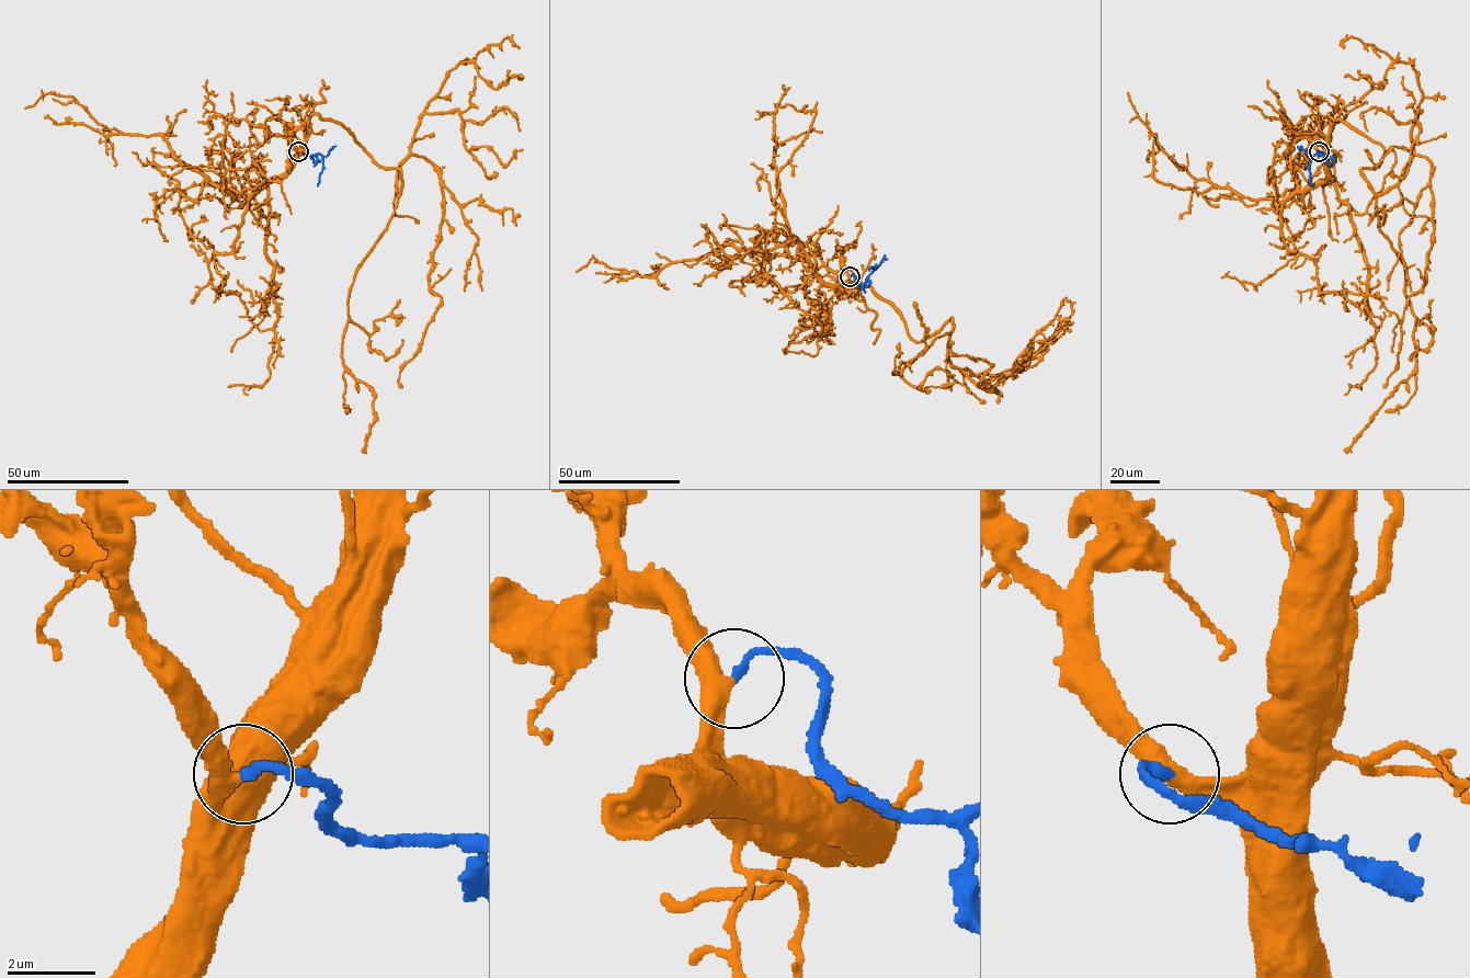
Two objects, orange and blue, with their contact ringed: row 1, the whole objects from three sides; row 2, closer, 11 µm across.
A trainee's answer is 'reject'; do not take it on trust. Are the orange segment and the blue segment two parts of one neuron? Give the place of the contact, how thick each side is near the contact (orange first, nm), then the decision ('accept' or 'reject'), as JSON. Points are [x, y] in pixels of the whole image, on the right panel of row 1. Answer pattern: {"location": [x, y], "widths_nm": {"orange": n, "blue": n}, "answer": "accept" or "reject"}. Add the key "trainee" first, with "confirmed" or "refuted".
{"trainee": "refuted", "location": [1319, 151], "widths_nm": {"orange": 440, "blue": 200}, "answer": "accept"}

